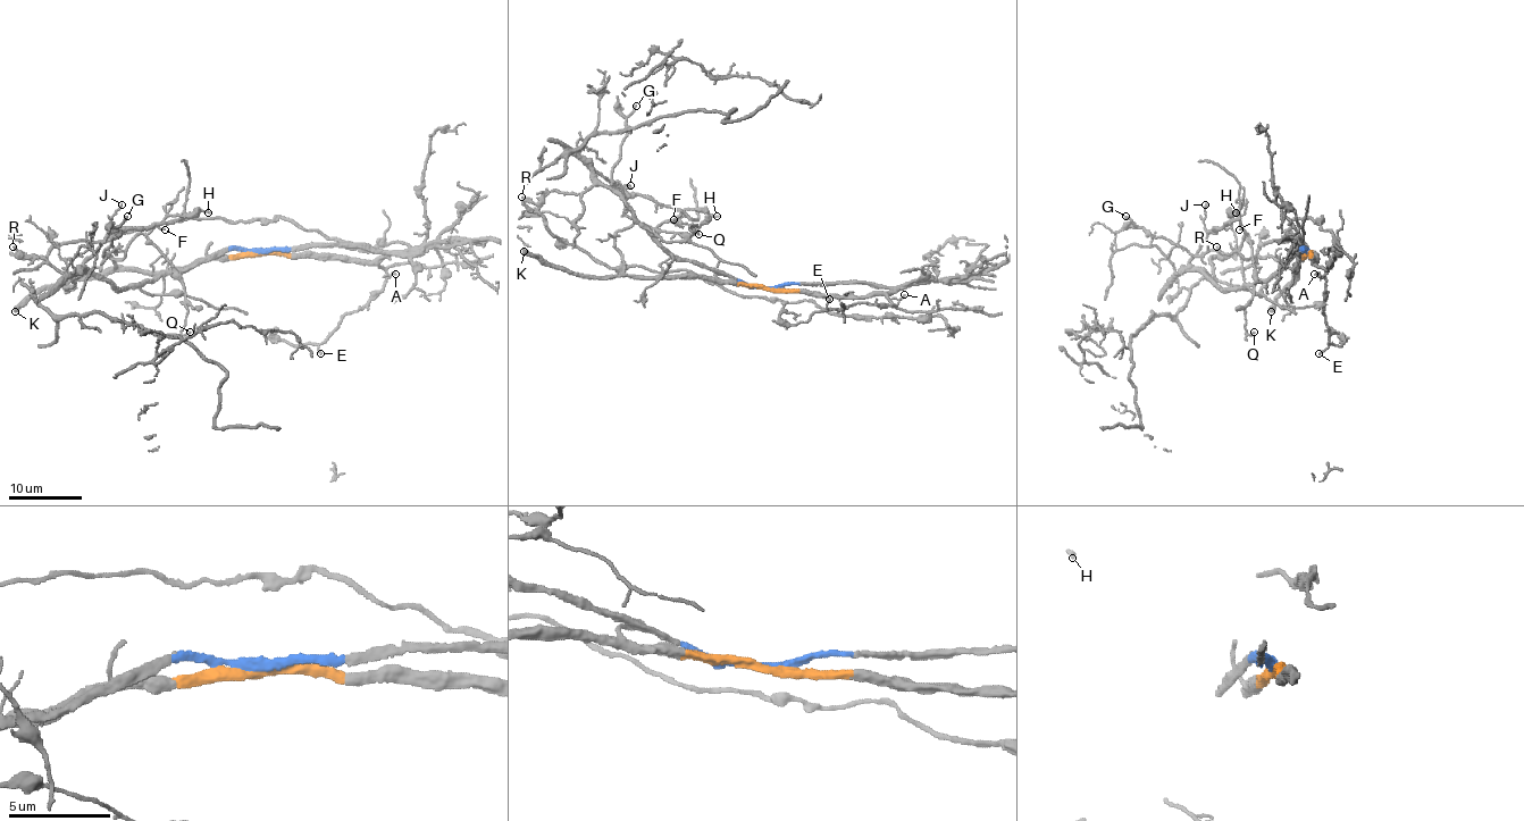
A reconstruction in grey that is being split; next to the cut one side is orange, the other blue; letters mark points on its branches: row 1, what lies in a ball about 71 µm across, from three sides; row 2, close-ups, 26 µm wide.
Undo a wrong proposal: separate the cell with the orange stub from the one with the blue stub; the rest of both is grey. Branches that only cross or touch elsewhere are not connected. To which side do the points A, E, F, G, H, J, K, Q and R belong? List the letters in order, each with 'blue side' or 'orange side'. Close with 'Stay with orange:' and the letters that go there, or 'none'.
A: orange side
E: orange side
F: orange side
G: orange side
H: orange side
J: blue side
K: orange side
Q: orange side
R: blue side
Stay with orange: A, E, F, G, H, K, Q

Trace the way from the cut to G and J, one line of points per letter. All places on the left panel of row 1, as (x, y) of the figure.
G: (258, 251), (194, 261), (167, 271), (117, 270), (106, 257), (125, 253), (102, 256), (126, 217)
J: (258, 251), (229, 250), (183, 270), (165, 270), (153, 279), (114, 288), (84, 265), (105, 239), (120, 203)

